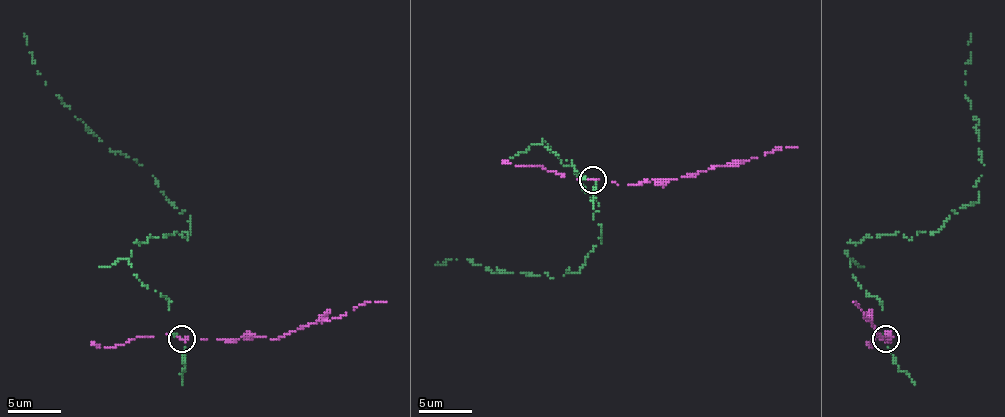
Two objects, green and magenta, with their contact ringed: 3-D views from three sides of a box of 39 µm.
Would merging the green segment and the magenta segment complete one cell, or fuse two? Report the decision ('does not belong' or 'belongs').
does not belong

